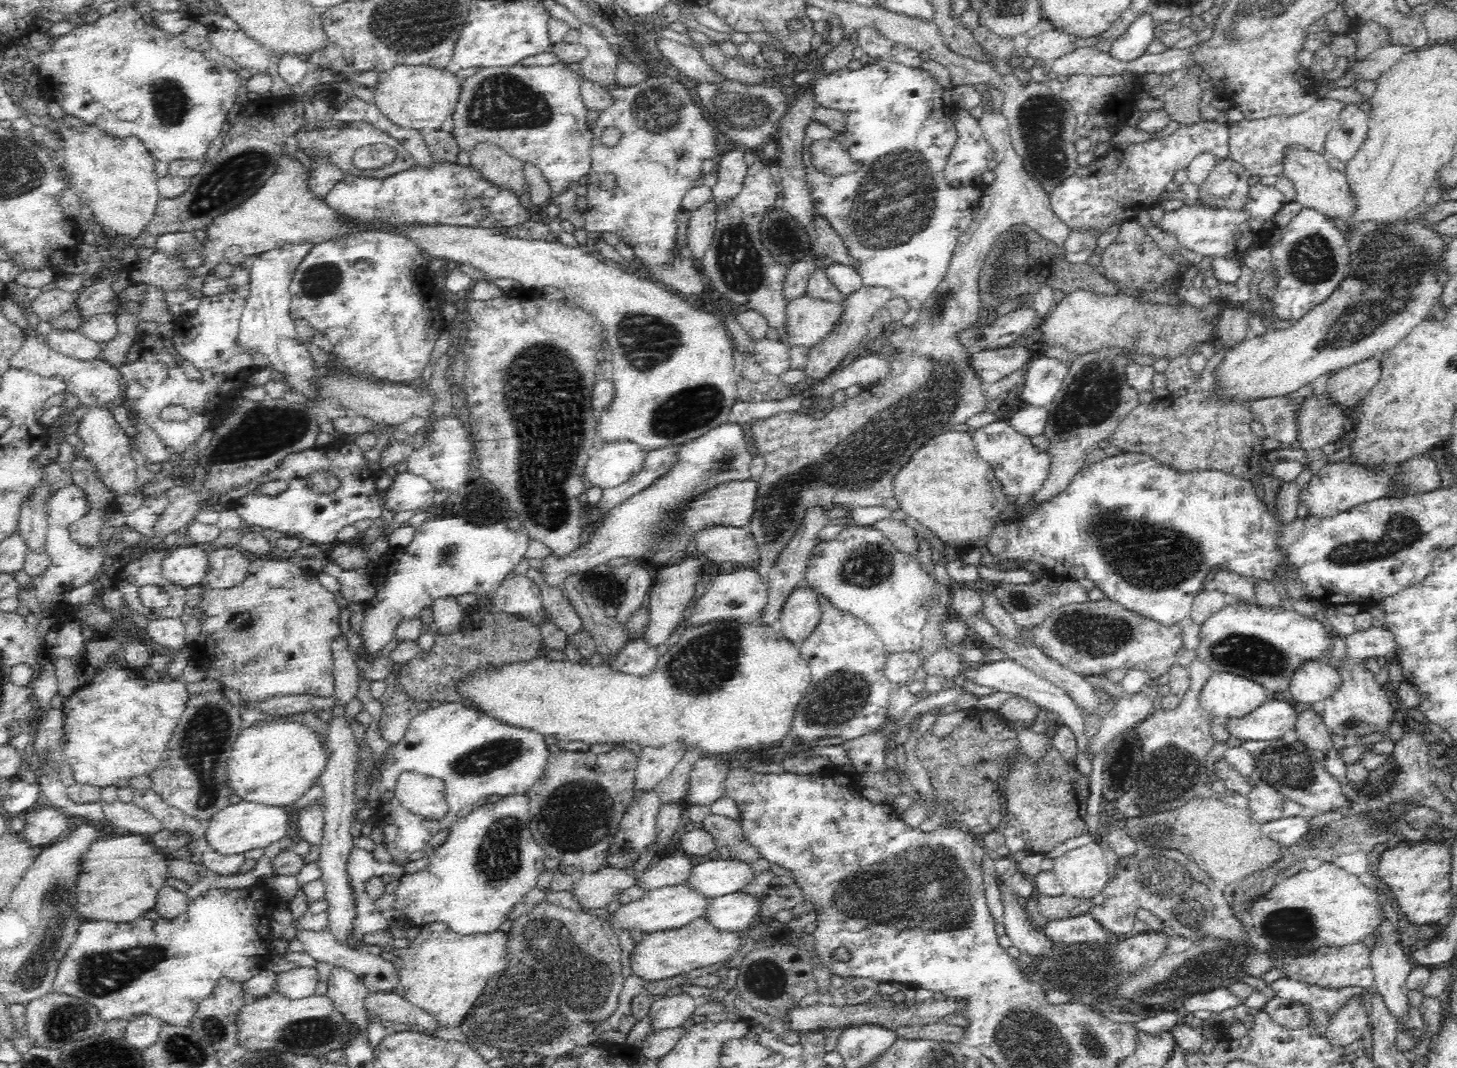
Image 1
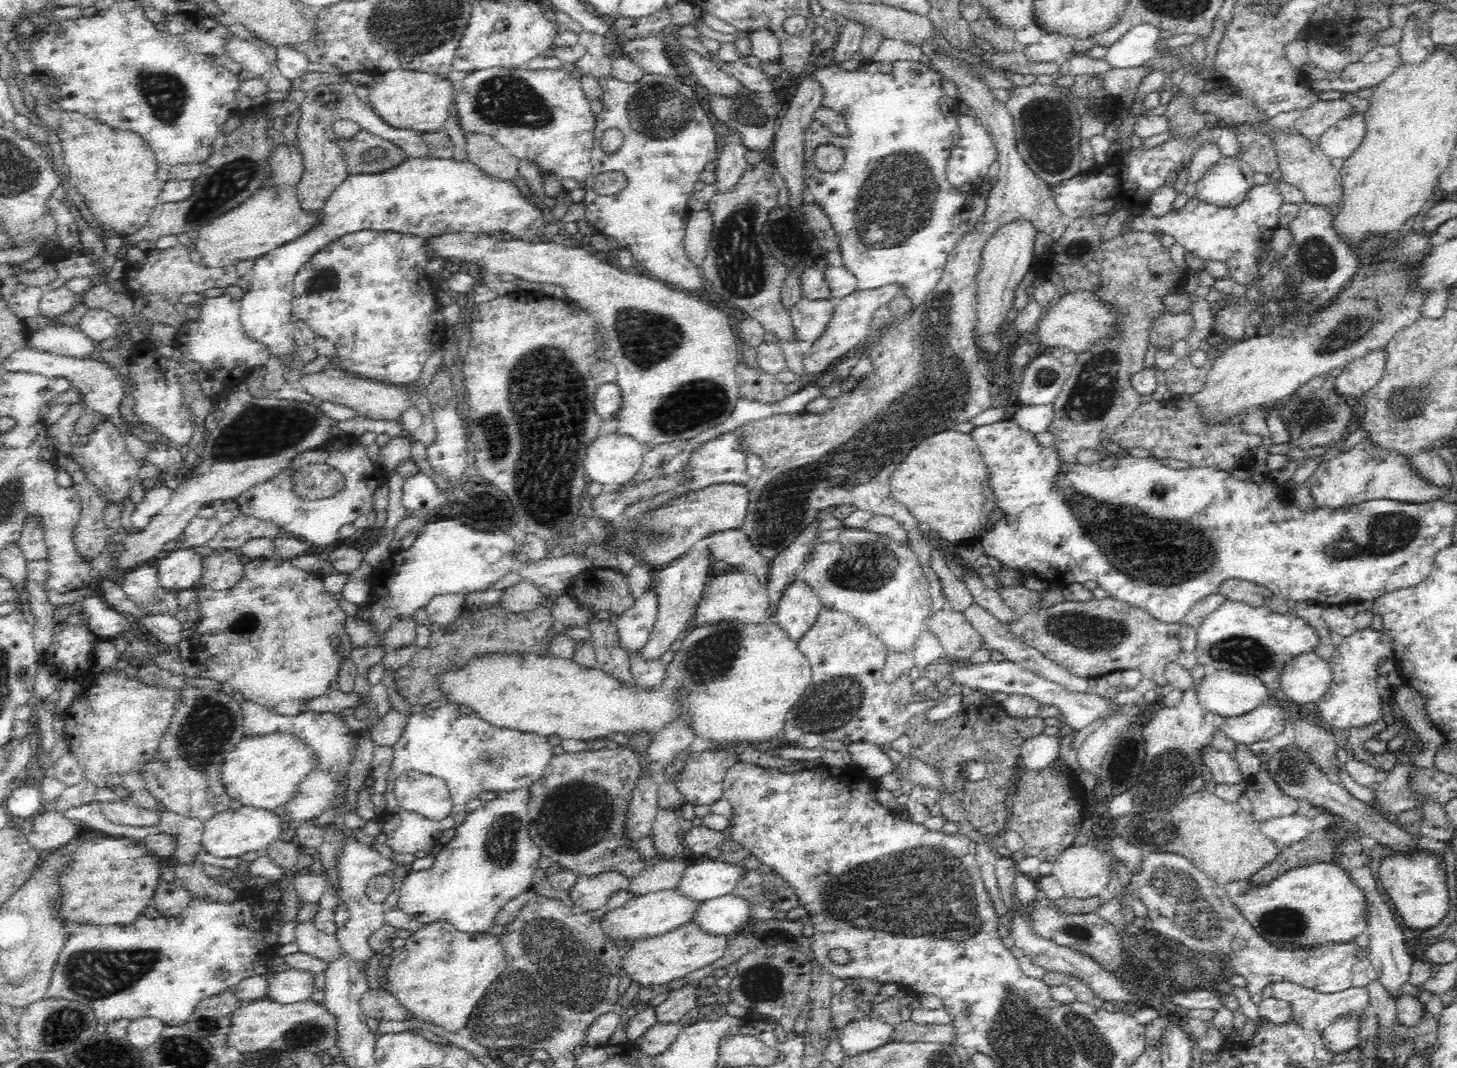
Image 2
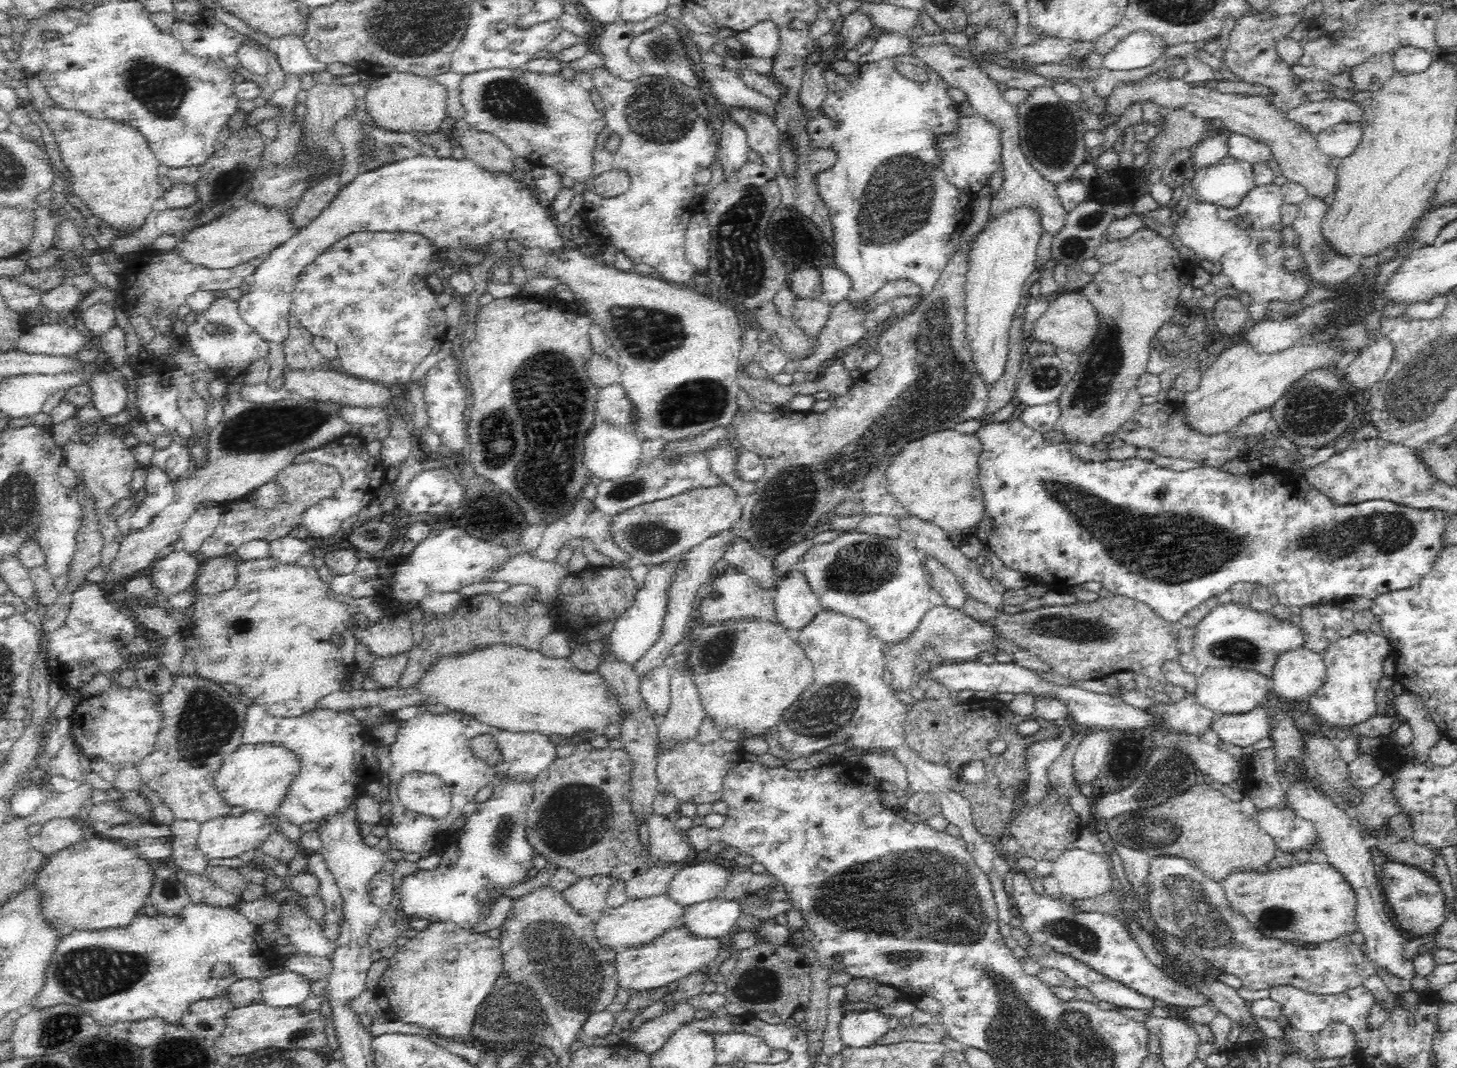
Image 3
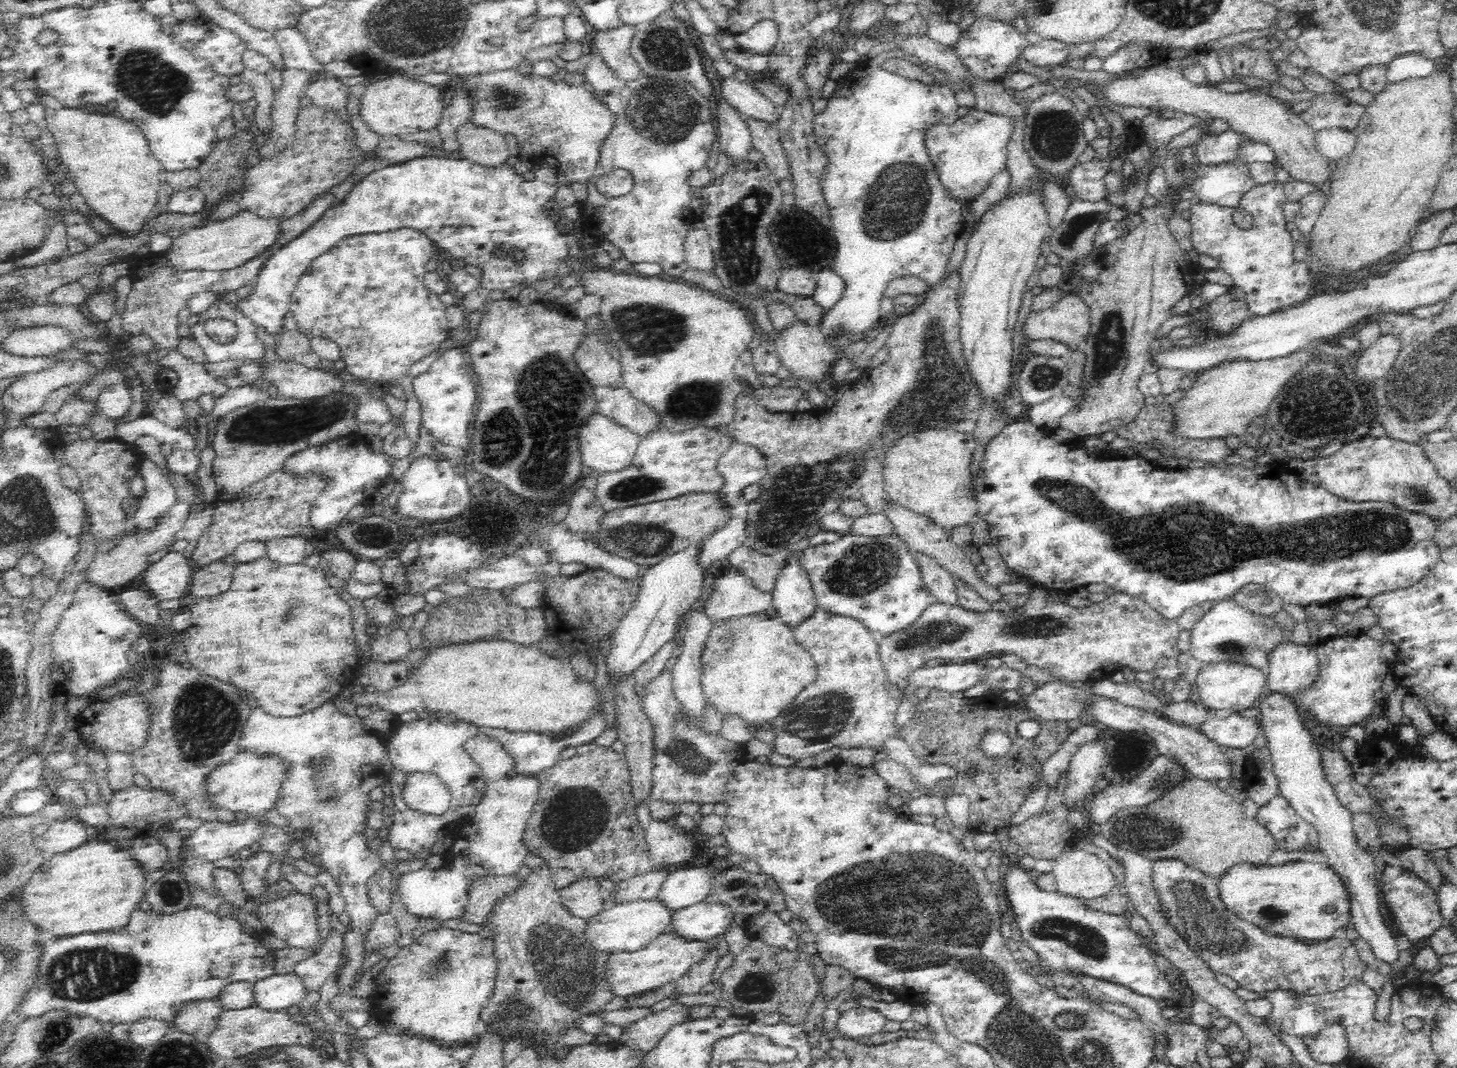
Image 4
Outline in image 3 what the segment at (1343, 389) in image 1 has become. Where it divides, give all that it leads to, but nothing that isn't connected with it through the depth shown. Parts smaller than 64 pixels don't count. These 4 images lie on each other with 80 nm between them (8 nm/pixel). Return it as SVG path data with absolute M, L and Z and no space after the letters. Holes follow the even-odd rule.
M1384 335L1360 350L1358 356L1342 374L1343 380L1353 390L1364 390L1378 382L1392 362L1396 345Z

